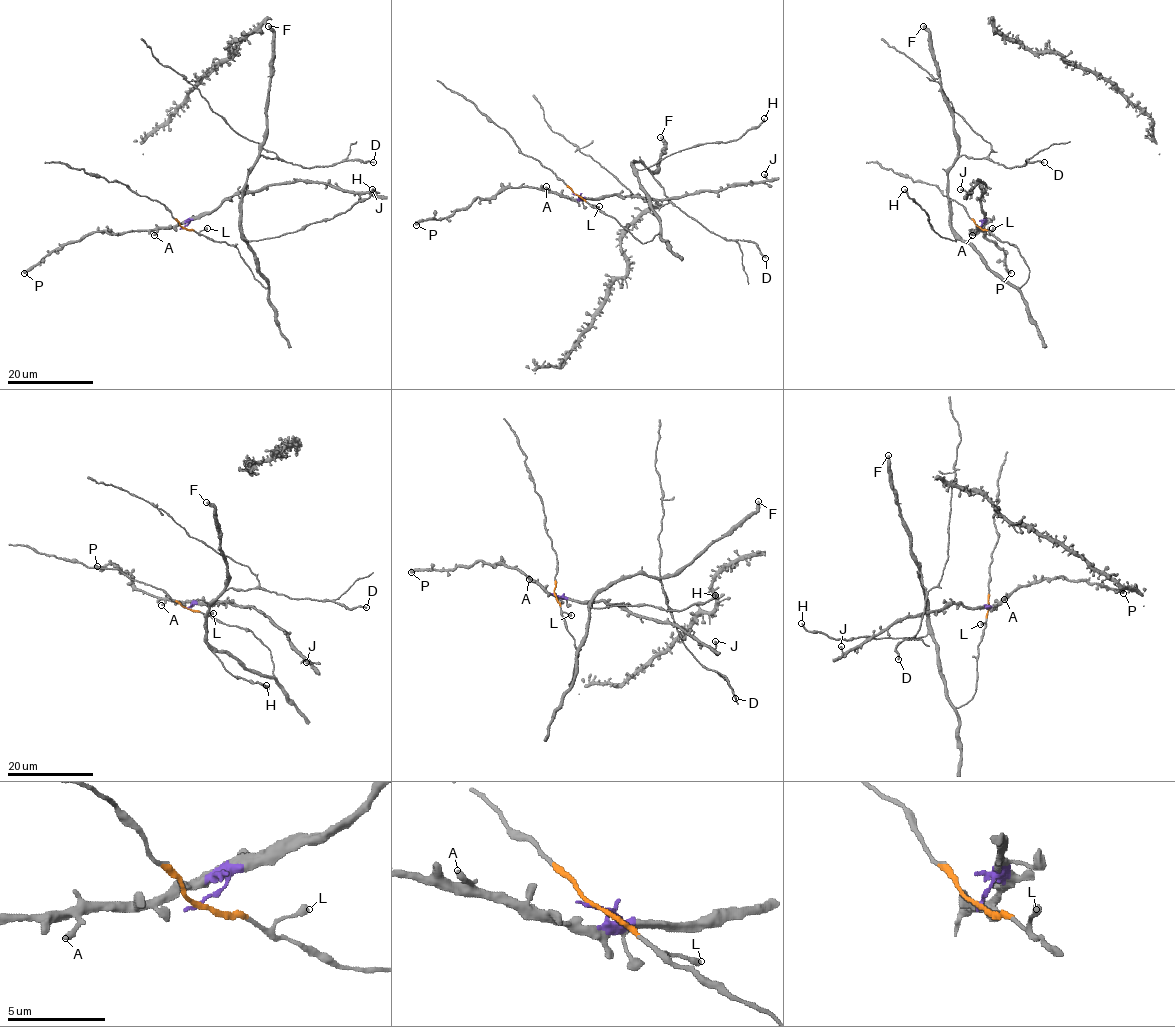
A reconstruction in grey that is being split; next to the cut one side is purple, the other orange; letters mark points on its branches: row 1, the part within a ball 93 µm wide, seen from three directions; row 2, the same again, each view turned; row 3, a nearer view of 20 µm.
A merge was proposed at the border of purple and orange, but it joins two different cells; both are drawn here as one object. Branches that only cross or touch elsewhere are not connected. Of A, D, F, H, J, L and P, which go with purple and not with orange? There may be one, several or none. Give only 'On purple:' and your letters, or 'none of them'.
On purple: A, J, P

